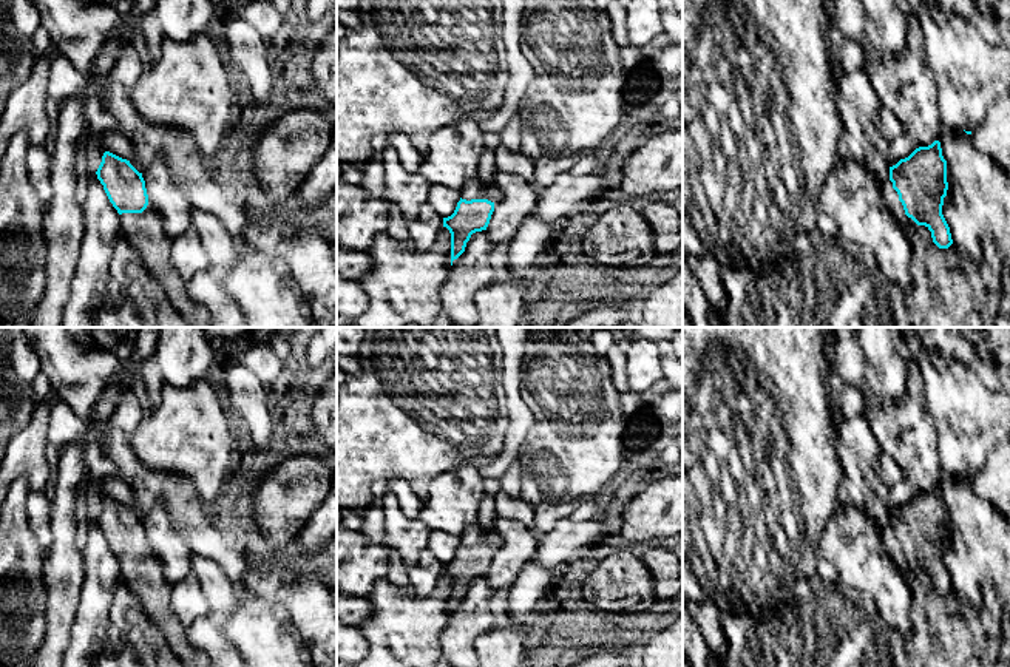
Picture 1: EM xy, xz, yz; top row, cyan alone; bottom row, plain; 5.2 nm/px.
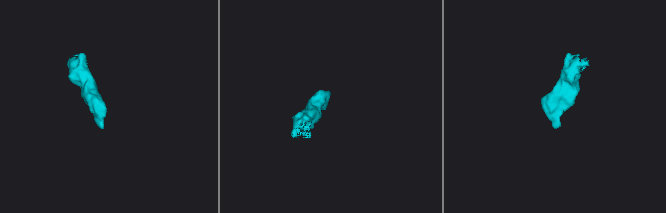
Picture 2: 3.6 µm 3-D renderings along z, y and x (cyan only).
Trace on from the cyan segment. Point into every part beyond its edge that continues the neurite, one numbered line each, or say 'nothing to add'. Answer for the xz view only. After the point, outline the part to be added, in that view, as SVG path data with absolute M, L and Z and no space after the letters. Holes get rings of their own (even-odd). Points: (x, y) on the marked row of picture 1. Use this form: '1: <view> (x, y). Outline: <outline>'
1: xz (474, 189). Outline: M474 176L469 181L466 181L465 185L462 187L460 198L466 201L488 199L496 204L500 201L502 191L494 181L485 182Z

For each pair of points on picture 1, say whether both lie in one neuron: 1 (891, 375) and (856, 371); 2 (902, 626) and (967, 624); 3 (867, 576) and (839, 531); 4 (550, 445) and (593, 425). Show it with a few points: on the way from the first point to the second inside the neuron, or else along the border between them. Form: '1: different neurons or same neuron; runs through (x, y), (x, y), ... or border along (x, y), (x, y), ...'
1: different neurons; border along (857, 343), (864, 357), (864, 379), (873, 408)
2: different neurons; border along (913, 592), (910, 635), (905, 639)
3: same neuron; runs through (864, 565), (850, 542)
4: same neuron; runs through (561, 445), (567, 445), (582, 429)

